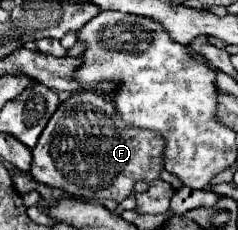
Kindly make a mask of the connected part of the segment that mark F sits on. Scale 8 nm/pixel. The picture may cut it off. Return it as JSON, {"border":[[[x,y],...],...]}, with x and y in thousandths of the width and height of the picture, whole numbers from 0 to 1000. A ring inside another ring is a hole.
{"border":[[[319,400],[269,435],[202,522],[134,670],[126,757],[143,783],[252,817],[303,852],[471,861],[513,878],[563,843],[563,800],[605,783],[622,826],[571,843],[588,930],[689,930],[714,896],[731,817],[672,774],[689,600],[630,565],[529,548],[479,487],[471,452],[395,400]]]}

